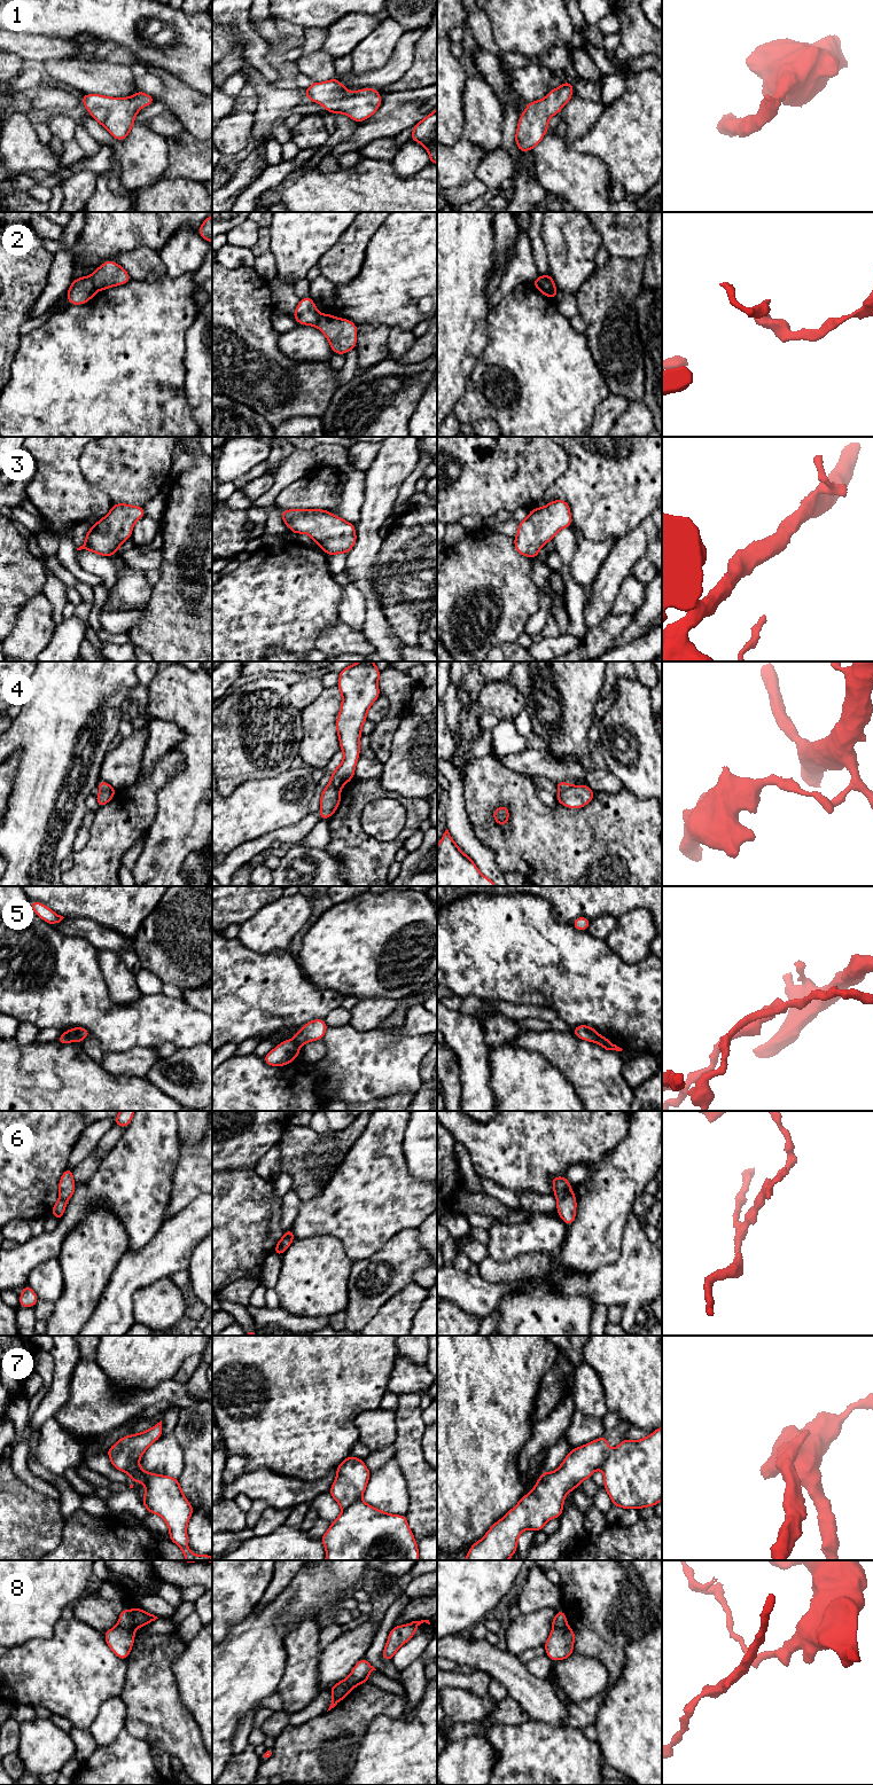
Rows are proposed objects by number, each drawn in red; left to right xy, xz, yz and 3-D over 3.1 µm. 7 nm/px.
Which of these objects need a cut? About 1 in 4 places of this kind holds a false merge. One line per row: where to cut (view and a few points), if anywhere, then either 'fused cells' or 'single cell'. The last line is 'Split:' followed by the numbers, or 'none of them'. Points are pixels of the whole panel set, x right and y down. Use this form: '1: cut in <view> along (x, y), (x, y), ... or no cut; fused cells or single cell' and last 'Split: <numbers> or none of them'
1: no cut; single cell
2: cut in xy along (90, 276), (96, 291); fused cells
3: no cut; single cell
4: cut in xy along (101, 789), (112, 789), (115, 791); fused cells
5: cut in xy along (65, 1032), (71, 1041); fused cells
6: cut in yz along (570, 1189), (558, 1200); fused cells
7: cut in xz along (360, 1498), (342, 1510); fused cells
8: cut in xy along (117, 1625), (133, 1630); fused cells
Split: 2, 4, 5, 6, 7, 8

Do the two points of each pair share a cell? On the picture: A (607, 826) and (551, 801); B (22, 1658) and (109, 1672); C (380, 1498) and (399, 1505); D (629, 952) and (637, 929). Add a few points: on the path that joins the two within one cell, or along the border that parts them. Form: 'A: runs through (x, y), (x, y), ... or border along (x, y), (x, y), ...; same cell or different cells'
A: border along (539, 790), (538, 797), (546, 805), (558, 805); different cells
B: runs through (44, 1672), (87, 1672); same cell
C: runs through (384, 1498), (392, 1498), (395, 1501); same cell
D: runs through (631, 946), (631, 937), (633, 934); same cell

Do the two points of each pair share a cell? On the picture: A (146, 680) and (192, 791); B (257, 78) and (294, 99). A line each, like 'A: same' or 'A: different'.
A: different
B: same

